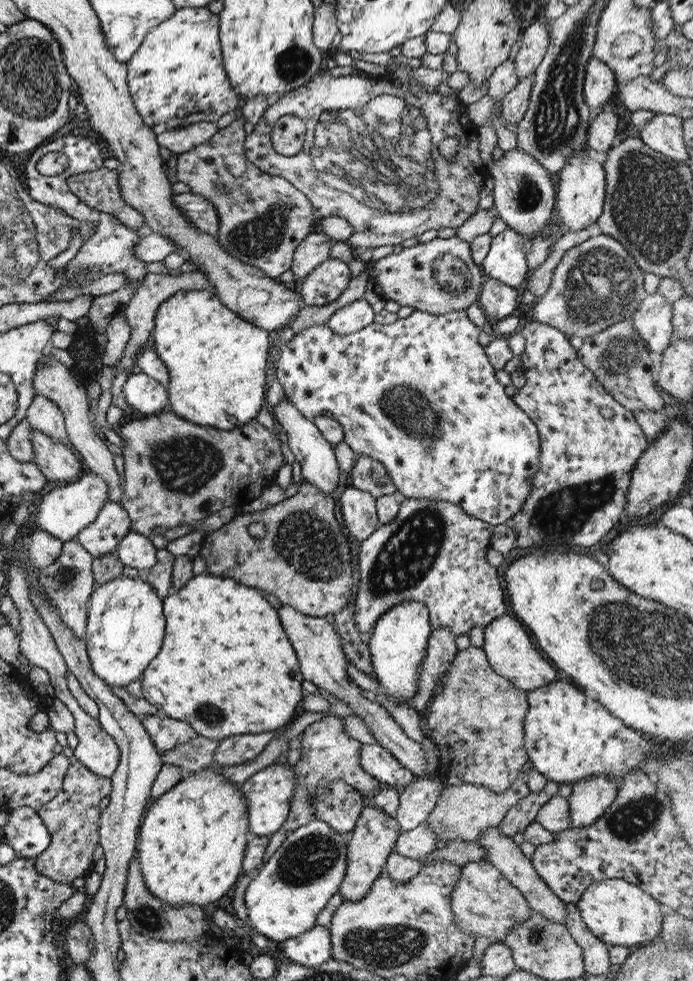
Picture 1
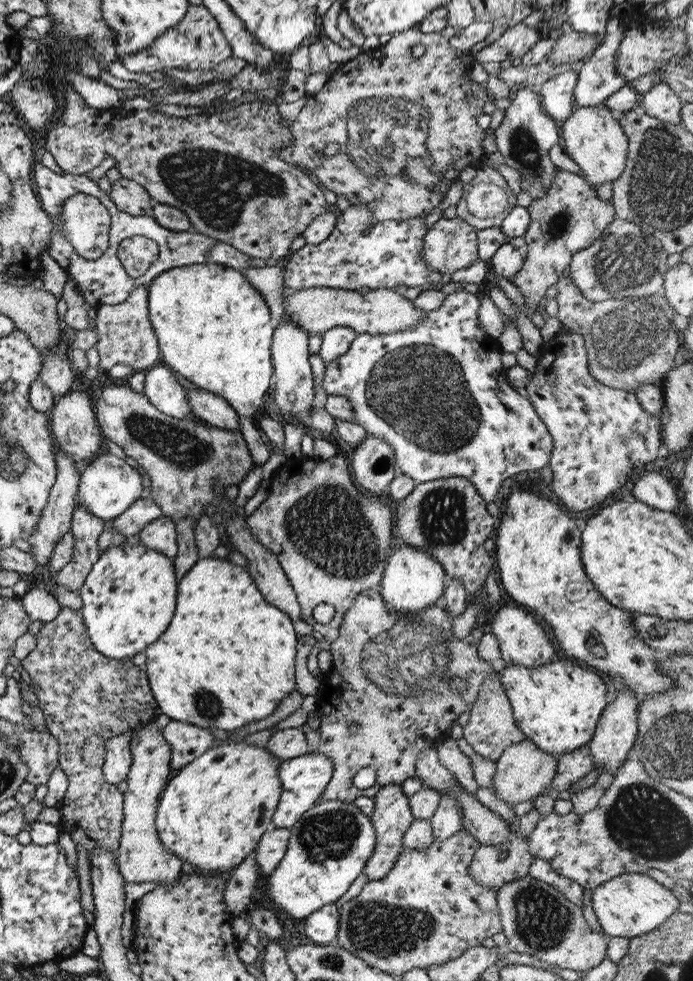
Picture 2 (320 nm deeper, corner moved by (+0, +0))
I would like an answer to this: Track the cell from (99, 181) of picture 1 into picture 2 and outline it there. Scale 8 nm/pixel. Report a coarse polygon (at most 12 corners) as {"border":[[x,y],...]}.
{"border":[[111,182],[109,200],[129,216],[149,216],[153,202],[136,182]]}

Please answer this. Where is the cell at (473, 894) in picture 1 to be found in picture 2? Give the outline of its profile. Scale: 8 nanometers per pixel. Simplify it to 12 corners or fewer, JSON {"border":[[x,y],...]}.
{"border":[[515,827],[506,841],[480,845],[472,879],[496,892],[527,875],[534,859]]}

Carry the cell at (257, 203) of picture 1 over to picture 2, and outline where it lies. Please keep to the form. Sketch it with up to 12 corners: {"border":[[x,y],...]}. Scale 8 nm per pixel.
{"border":[[73,88],[43,148],[281,264],[328,208],[274,102],[109,126]]}

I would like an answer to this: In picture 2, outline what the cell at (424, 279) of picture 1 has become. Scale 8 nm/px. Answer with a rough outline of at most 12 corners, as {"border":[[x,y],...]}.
{"border":[[440,218],[426,230],[423,260],[440,276],[470,265],[476,228]]}

